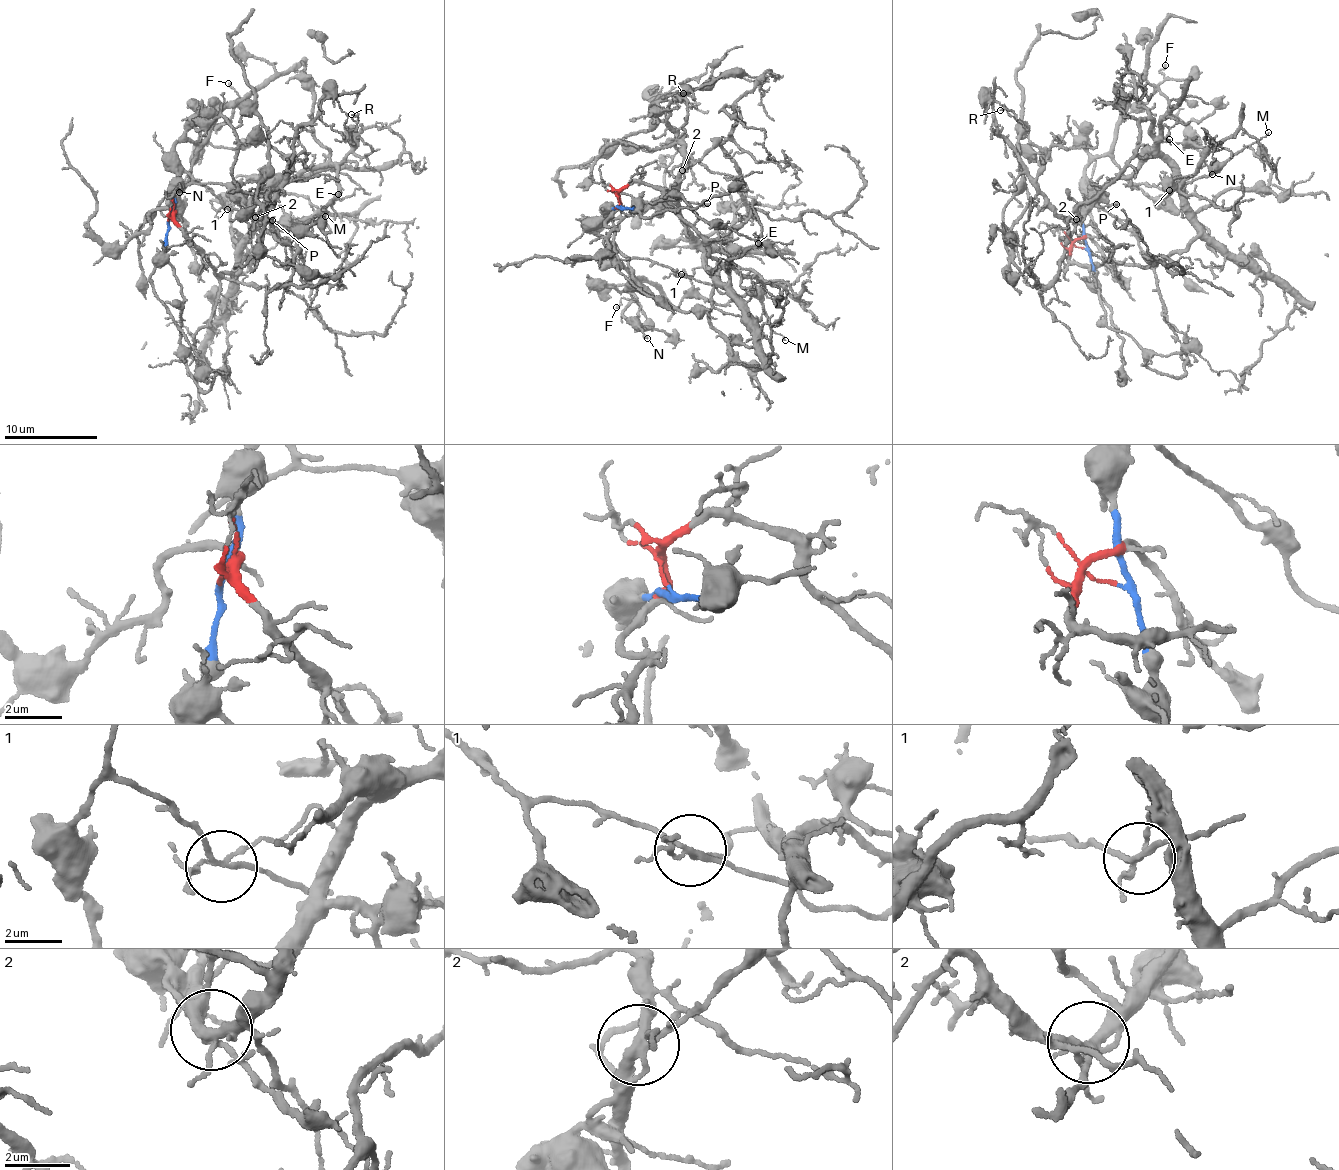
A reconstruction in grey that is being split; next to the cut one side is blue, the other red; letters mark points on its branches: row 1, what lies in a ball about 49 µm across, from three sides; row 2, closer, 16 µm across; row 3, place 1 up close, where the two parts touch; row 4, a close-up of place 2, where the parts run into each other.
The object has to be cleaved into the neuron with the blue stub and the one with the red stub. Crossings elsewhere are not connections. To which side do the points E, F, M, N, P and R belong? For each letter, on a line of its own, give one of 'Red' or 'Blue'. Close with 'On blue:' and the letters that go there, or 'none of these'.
E: Red
F: Blue
M: Blue
N: Blue
P: Blue
R: Red
On blue: F, M, N, P

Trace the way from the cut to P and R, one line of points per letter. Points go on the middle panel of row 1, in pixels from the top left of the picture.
P: (620, 203), (604, 214), (608, 219), (643, 211), (672, 197), (708, 204)
R: (620, 203), (634, 182), (660, 191), (725, 284), (692, 245), (682, 149), (652, 108), (693, 108), (683, 94)

